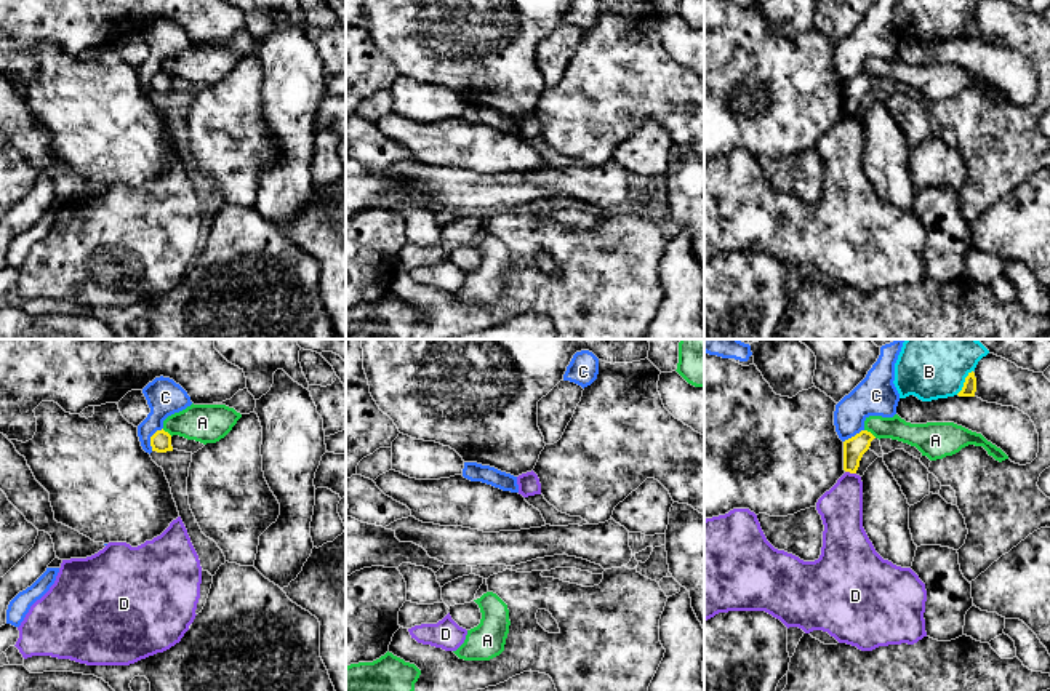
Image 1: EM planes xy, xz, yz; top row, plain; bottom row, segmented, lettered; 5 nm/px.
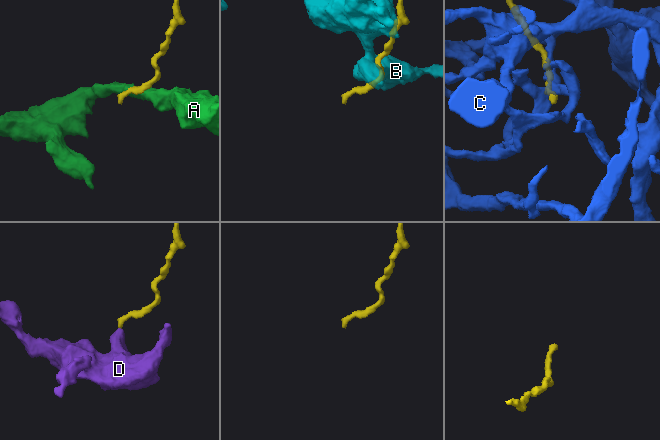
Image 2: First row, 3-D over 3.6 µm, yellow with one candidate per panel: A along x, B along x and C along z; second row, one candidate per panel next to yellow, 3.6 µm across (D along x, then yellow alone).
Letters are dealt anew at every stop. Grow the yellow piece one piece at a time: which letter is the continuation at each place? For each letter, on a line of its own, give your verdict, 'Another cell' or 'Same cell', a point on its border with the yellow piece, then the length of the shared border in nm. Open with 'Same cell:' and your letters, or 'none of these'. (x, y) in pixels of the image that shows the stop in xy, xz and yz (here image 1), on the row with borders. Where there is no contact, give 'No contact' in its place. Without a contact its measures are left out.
Same cell: none of these
A: Another cell. Touches yellow at yz (869, 432). Shared border 80 nm
B: Another cell. Touches yellow at yz (964, 383). Shared border 150 nm
C: Another cell. Touches yellow at xy (151, 439). Shared border 130 nm
D: Another cell. Touches yellow at yz (850, 472). Shared border 60 nm

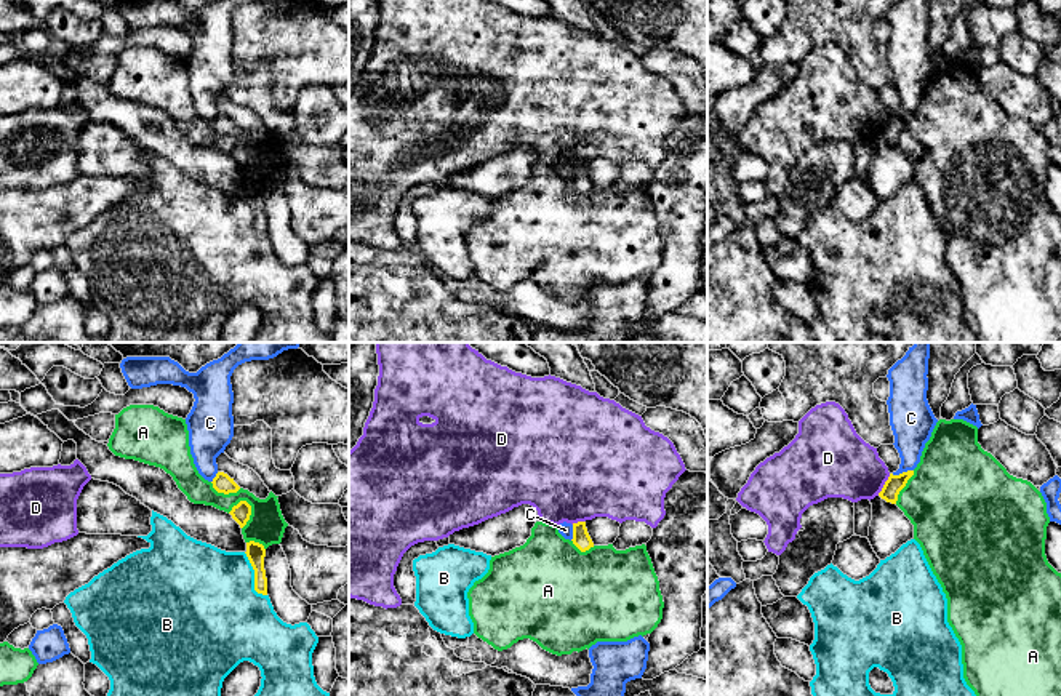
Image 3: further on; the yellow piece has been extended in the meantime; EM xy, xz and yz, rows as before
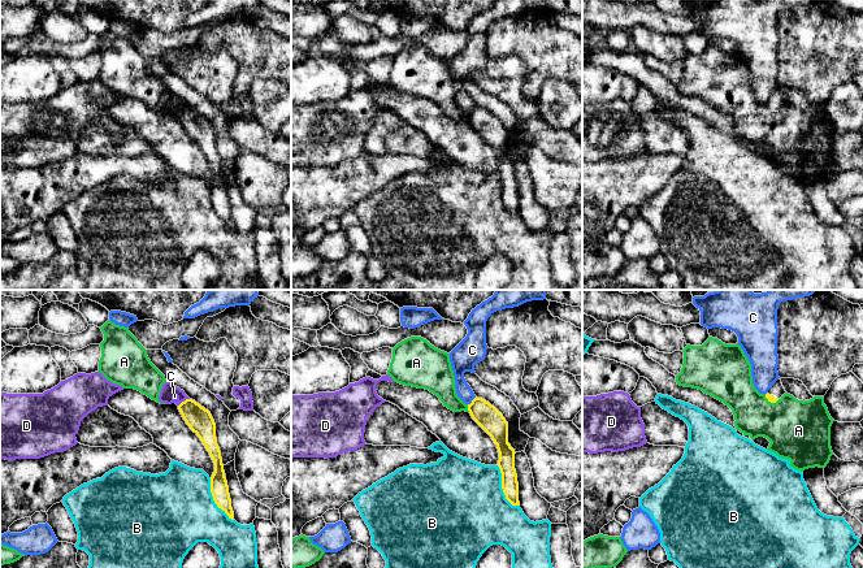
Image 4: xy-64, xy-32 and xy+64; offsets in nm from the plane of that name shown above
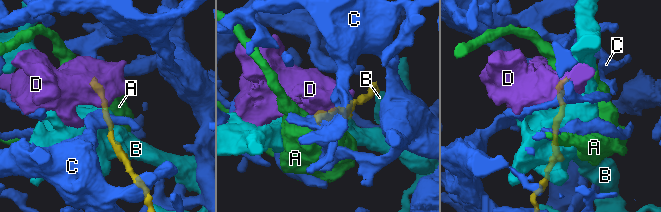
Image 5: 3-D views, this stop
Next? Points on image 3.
Same cell: none of these
A: Another cell. Touches yellow at xy (250, 514). Shared border 150 nm
B: Another cell. Touches yellow at xy (255, 576). Shared border 260 nm
C: Another cell. Touches yellow at yz (903, 472). Shared border 110 nm
D: Another cell. Touches yellow at yz (884, 485). Shared border 130 nm

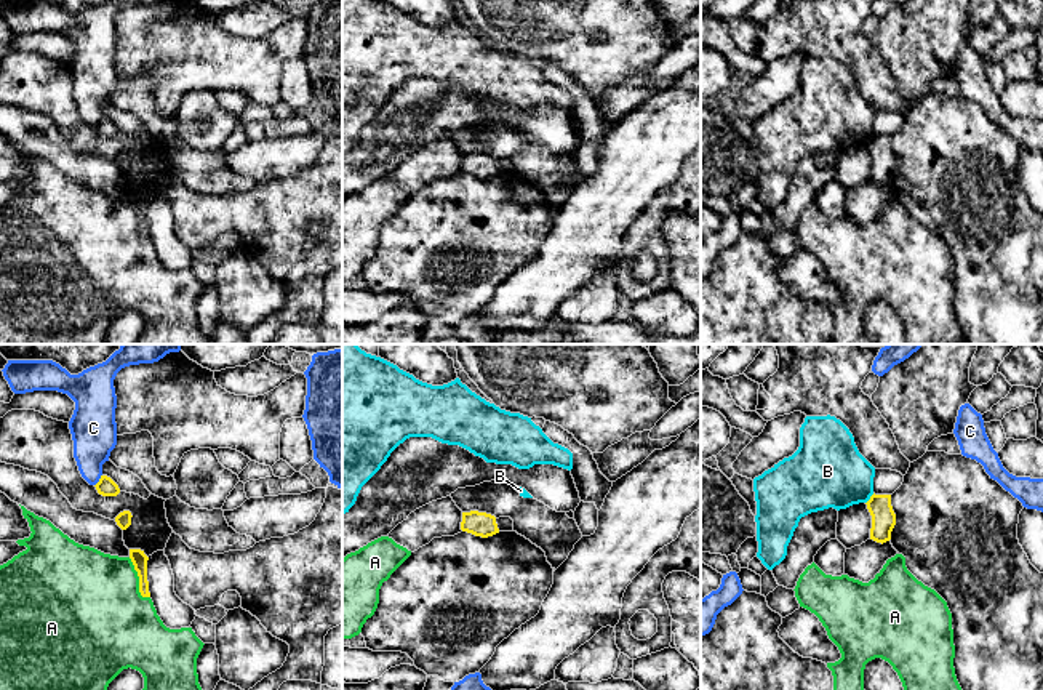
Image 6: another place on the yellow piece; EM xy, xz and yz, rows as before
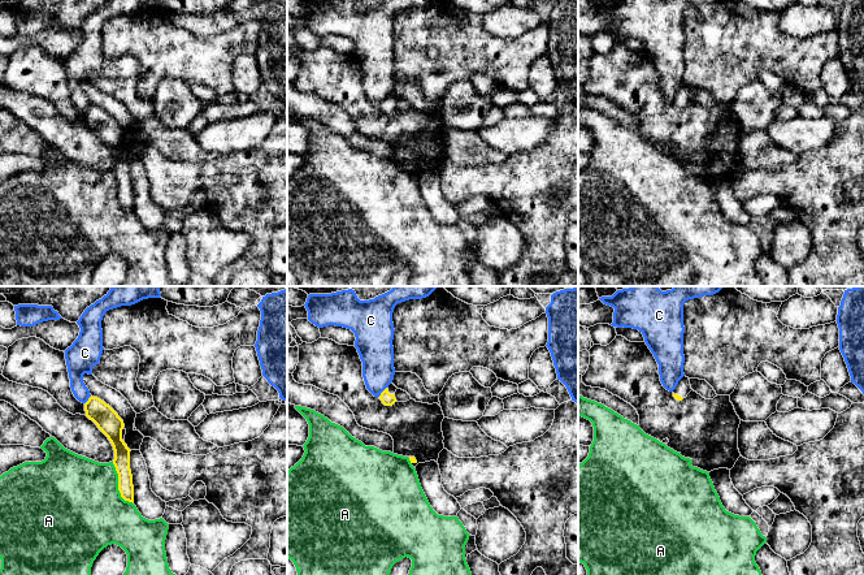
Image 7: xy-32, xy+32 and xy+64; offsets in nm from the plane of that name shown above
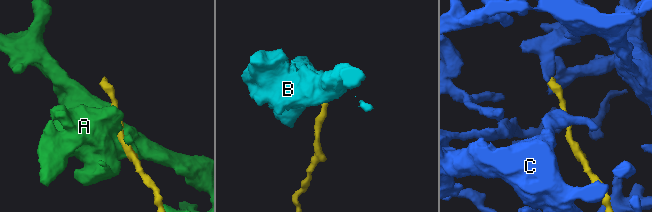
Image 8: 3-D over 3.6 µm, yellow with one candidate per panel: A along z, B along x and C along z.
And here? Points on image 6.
Same cell: none of these
A: Another cell. Touches yellow at xy (139, 580). Shared border 240 nm
B: Another cell. Touches yellow at yz (871, 498). Shared border 70 nm
C: Another cell. Touches yellow at xy (99, 481). Shared border 70 nm

